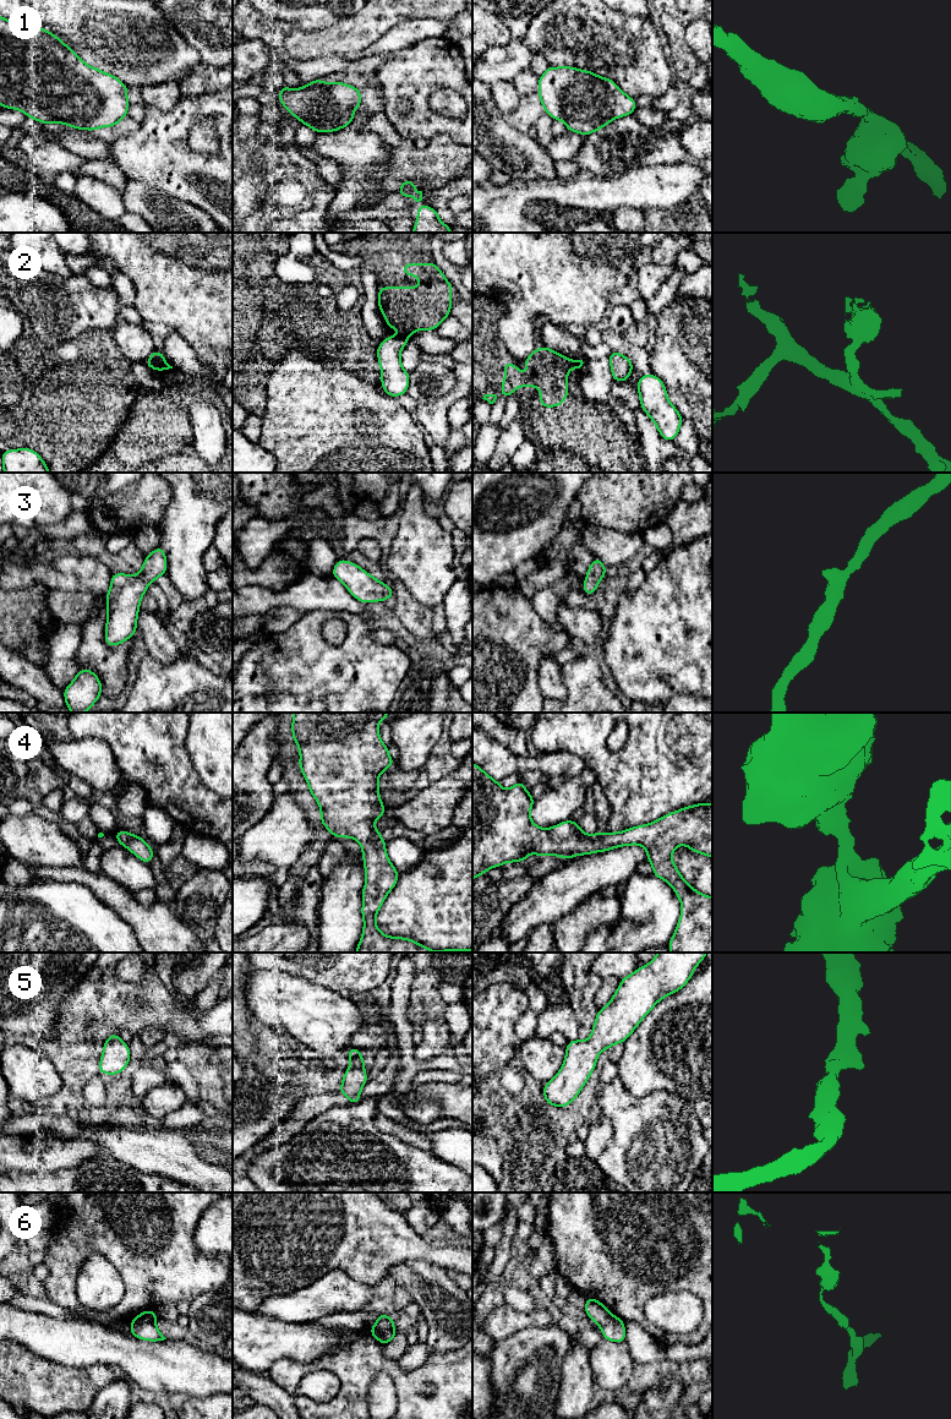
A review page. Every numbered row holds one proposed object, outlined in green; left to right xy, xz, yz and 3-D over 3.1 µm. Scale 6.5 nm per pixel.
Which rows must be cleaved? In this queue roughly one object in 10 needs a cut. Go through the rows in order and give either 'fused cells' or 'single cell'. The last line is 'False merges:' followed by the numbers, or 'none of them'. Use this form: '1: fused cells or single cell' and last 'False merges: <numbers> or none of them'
1: single cell
2: fused cells
3: single cell
4: single cell
5: single cell
6: fused cells
False merges: 2, 6

